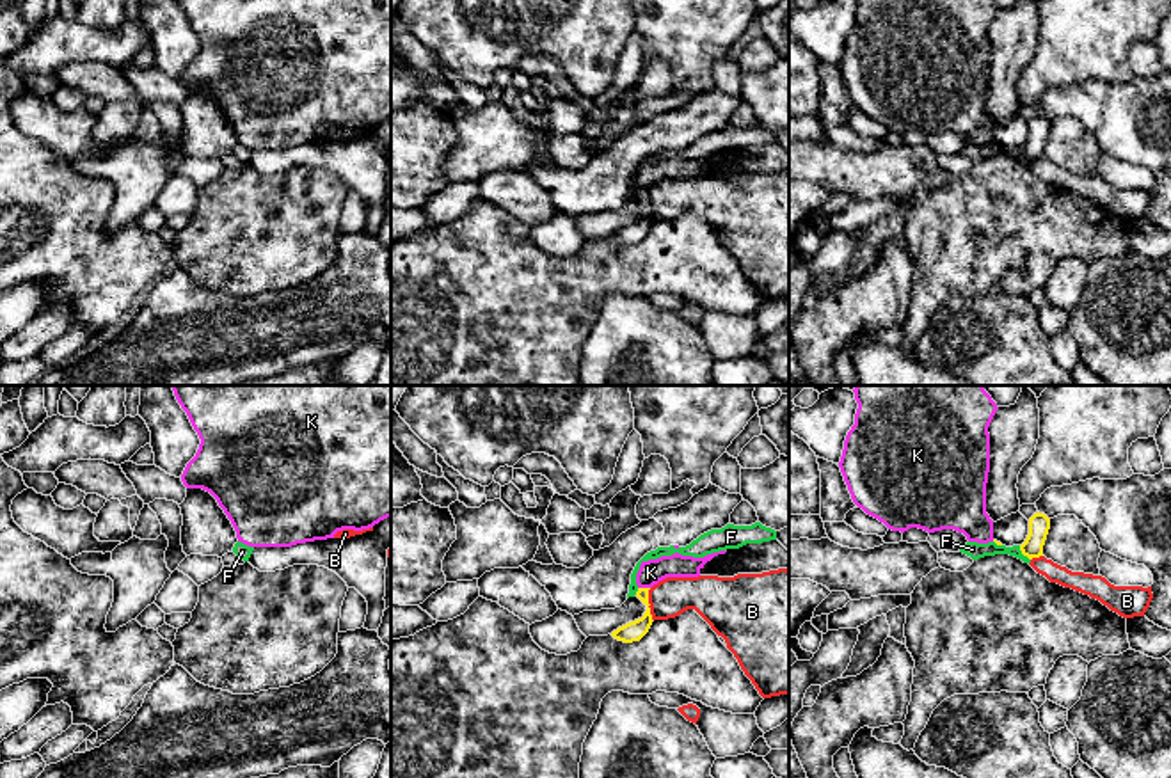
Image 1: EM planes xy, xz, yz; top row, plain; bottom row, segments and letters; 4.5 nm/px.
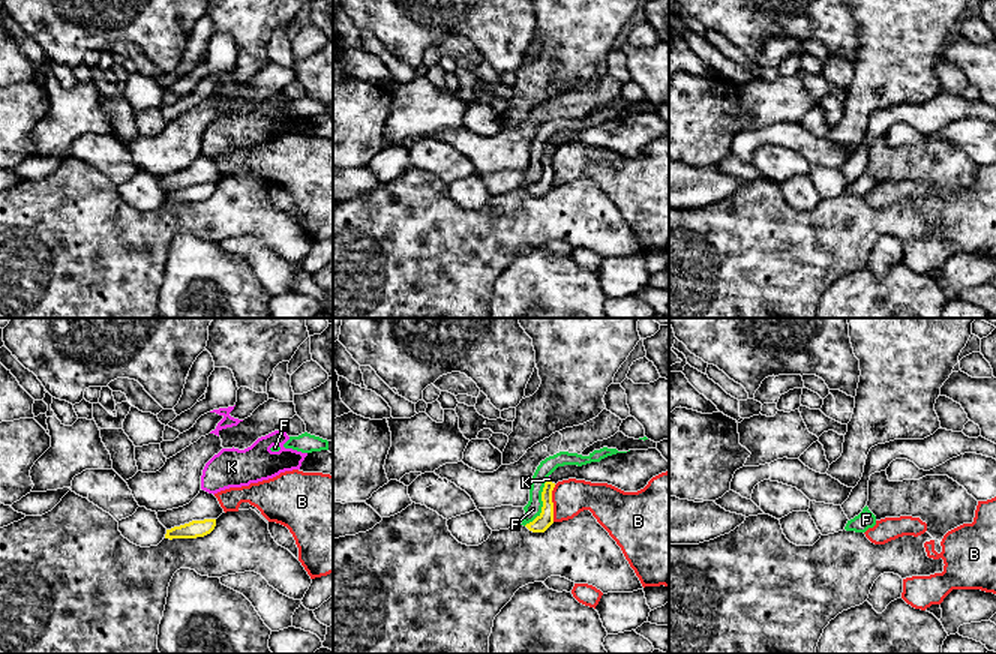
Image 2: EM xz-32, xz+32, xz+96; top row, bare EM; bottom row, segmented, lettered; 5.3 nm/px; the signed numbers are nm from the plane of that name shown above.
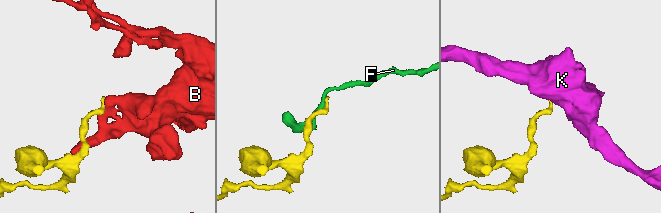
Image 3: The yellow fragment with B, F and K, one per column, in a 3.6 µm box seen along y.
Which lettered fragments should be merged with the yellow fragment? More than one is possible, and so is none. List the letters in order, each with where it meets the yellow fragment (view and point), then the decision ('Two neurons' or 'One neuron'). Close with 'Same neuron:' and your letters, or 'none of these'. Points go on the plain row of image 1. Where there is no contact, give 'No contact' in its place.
B: Touches yellow at xz (649, 206). Two neurons
F: Touches yellow at yz (1022, 155). Two neurons
K: Touches yellow at xz (644, 190). Two neurons
Same neuron: none of these

